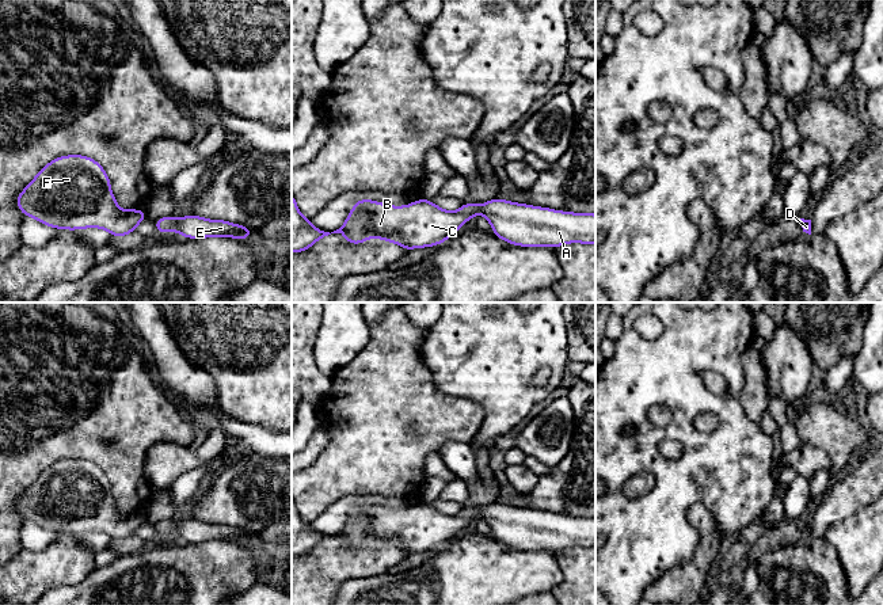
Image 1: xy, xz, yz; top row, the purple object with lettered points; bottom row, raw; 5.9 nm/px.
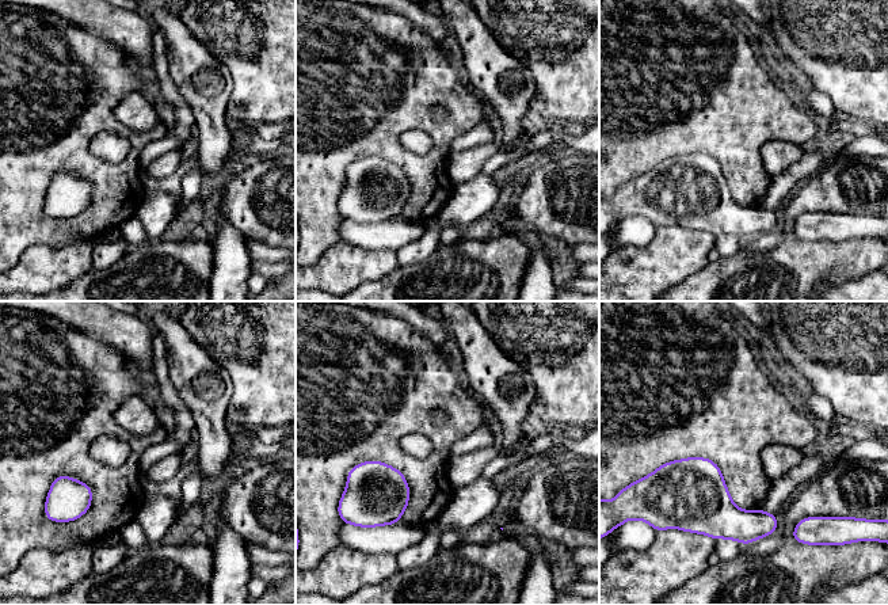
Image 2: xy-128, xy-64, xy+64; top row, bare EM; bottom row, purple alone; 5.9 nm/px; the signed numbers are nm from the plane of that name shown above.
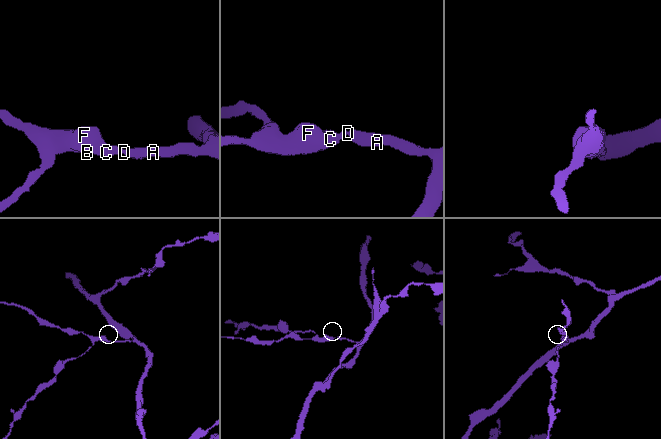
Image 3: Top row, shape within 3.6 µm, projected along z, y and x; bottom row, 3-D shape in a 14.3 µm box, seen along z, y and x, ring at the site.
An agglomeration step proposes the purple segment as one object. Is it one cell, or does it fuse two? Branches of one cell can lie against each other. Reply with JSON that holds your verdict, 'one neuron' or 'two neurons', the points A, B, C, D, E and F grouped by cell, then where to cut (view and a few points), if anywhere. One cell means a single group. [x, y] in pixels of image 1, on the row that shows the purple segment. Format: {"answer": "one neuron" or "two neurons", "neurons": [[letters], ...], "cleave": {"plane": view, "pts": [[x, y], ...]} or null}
{"answer": "one neuron", "neurons": [["A", "B", "C", "D", "E", "F"]], "cleave": null}

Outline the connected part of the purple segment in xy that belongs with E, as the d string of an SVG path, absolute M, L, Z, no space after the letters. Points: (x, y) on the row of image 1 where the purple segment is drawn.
M195 214L183 216L178 220L172 216L159 217L155 220L155 225L157 235L175 231L186 239L206 239L218 236L247 240L250 236L255 235L246 225L228 222L225 220L208 220Z

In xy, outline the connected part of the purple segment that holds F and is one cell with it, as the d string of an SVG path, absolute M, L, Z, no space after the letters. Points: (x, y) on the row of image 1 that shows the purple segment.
M66 155L49 161L15 202L23 216L33 217L47 227L69 231L102 228L111 236L119 237L133 233L146 217L142 209L122 210L111 191L107 172L95 159L83 155Z

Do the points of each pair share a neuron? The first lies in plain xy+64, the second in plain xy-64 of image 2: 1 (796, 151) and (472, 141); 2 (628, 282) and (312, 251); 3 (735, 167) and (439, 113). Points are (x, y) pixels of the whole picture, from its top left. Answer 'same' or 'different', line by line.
1: different
2: different
3: different

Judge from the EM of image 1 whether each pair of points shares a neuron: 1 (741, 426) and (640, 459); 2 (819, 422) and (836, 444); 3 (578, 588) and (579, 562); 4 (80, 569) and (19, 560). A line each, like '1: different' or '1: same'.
1: same
2: same
3: same
4: same

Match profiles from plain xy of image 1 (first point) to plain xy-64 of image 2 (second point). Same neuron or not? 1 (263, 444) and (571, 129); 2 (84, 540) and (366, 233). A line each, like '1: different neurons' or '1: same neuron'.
1: different neurons
2: same neuron

